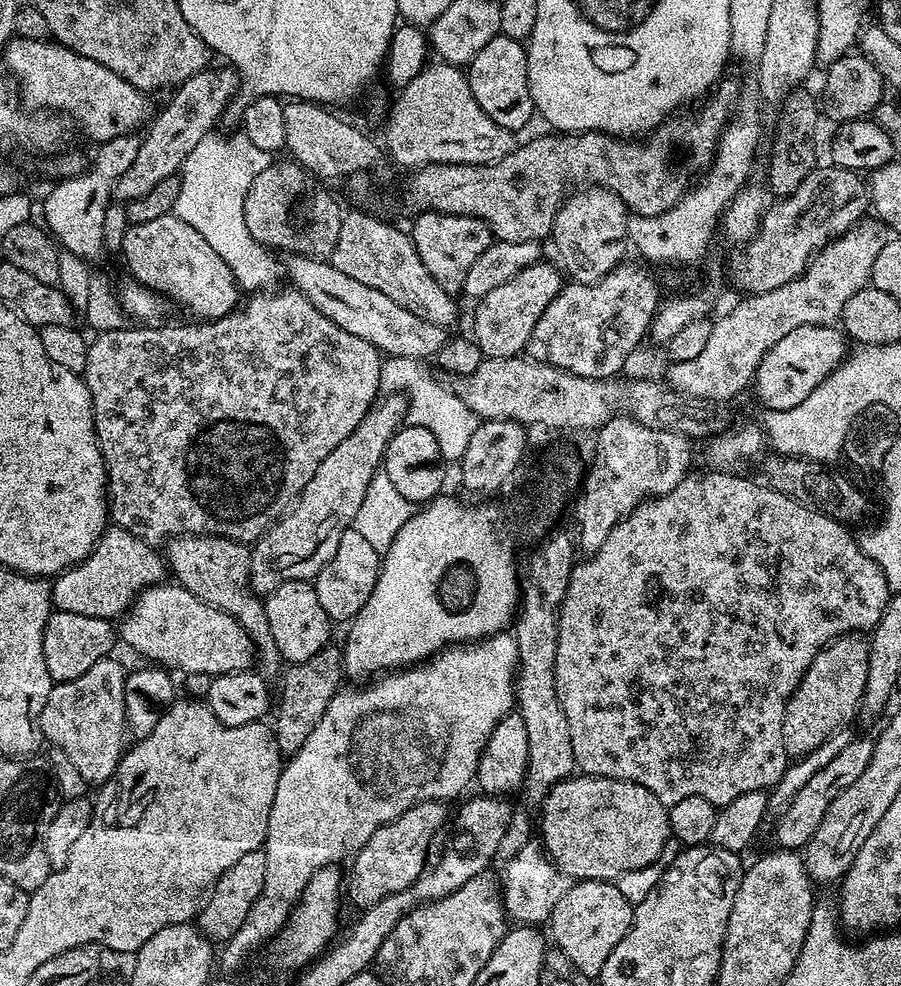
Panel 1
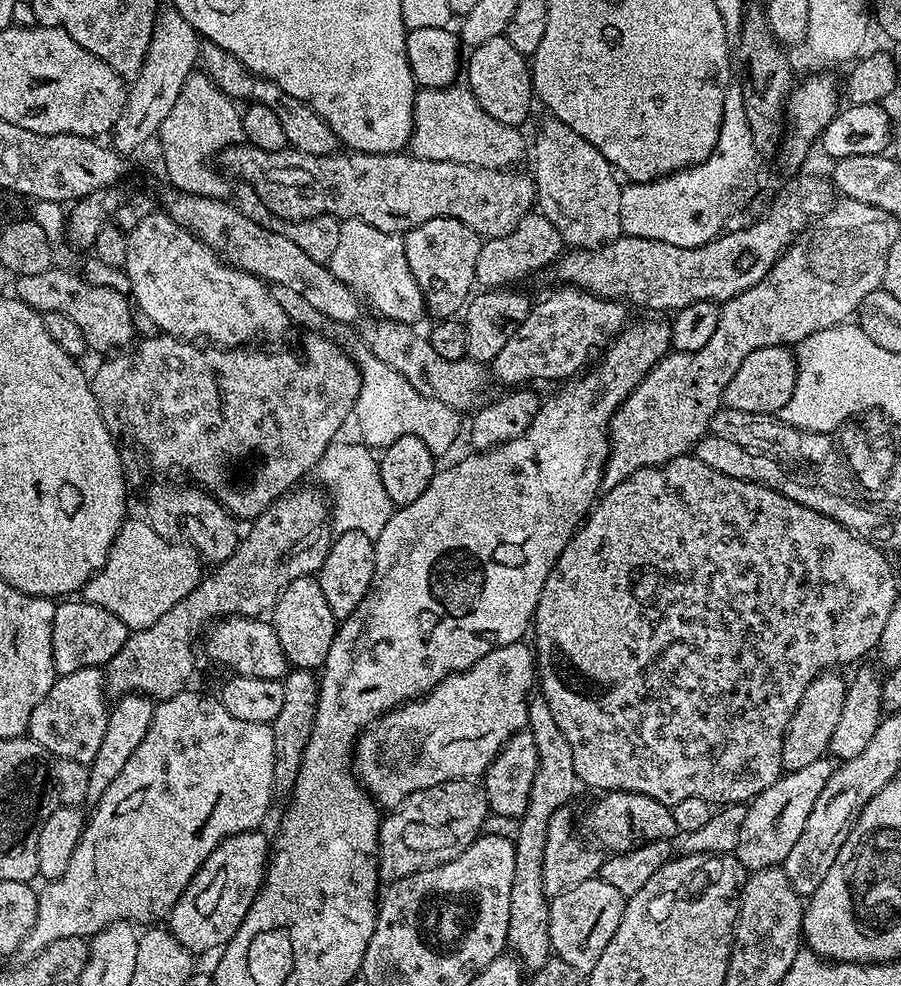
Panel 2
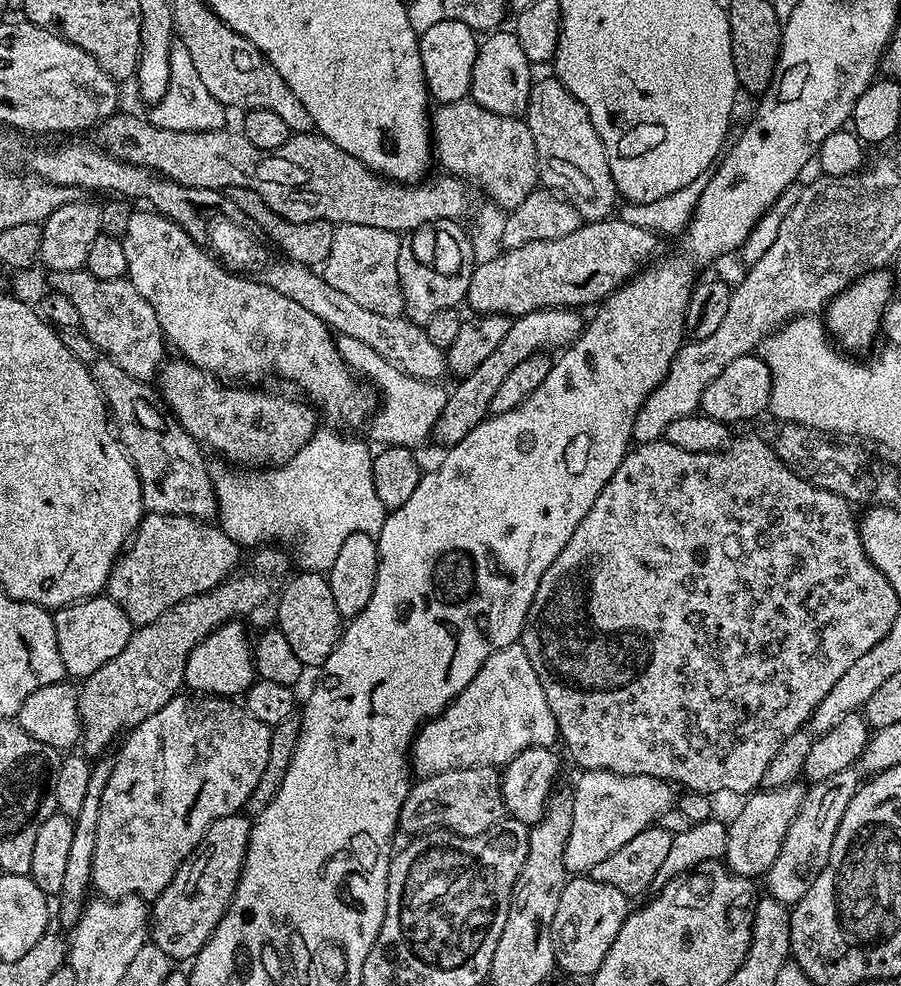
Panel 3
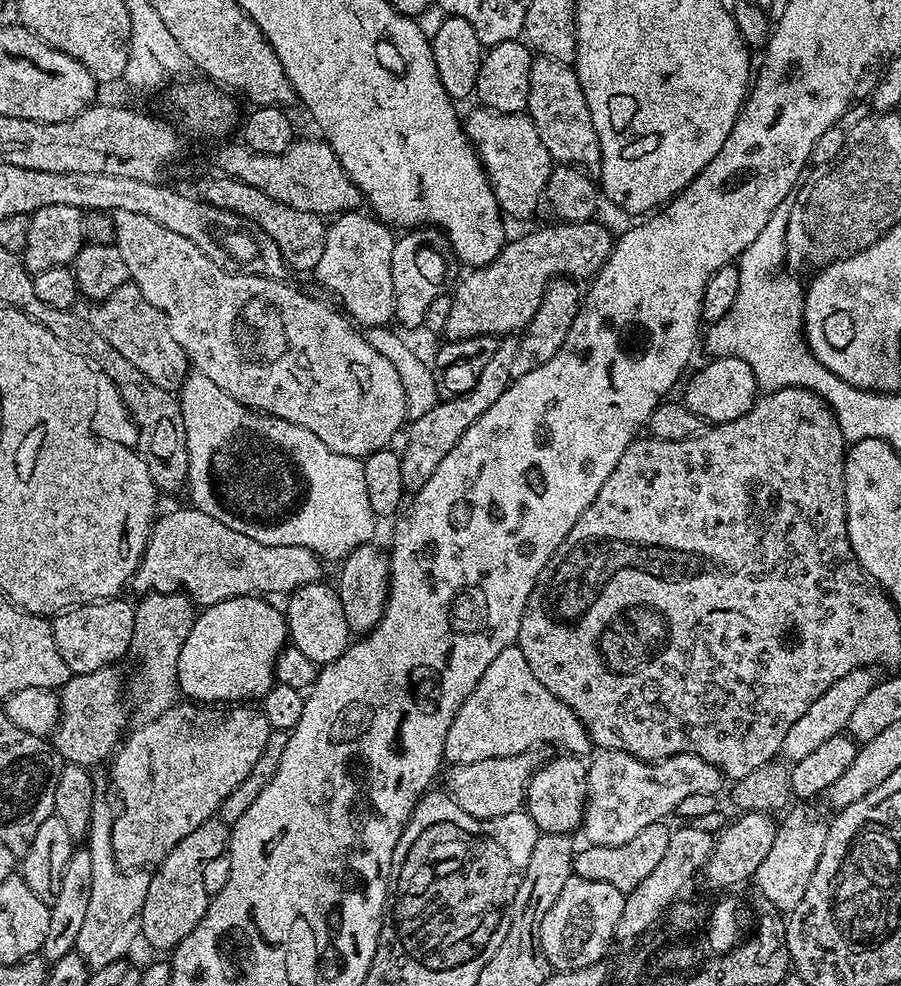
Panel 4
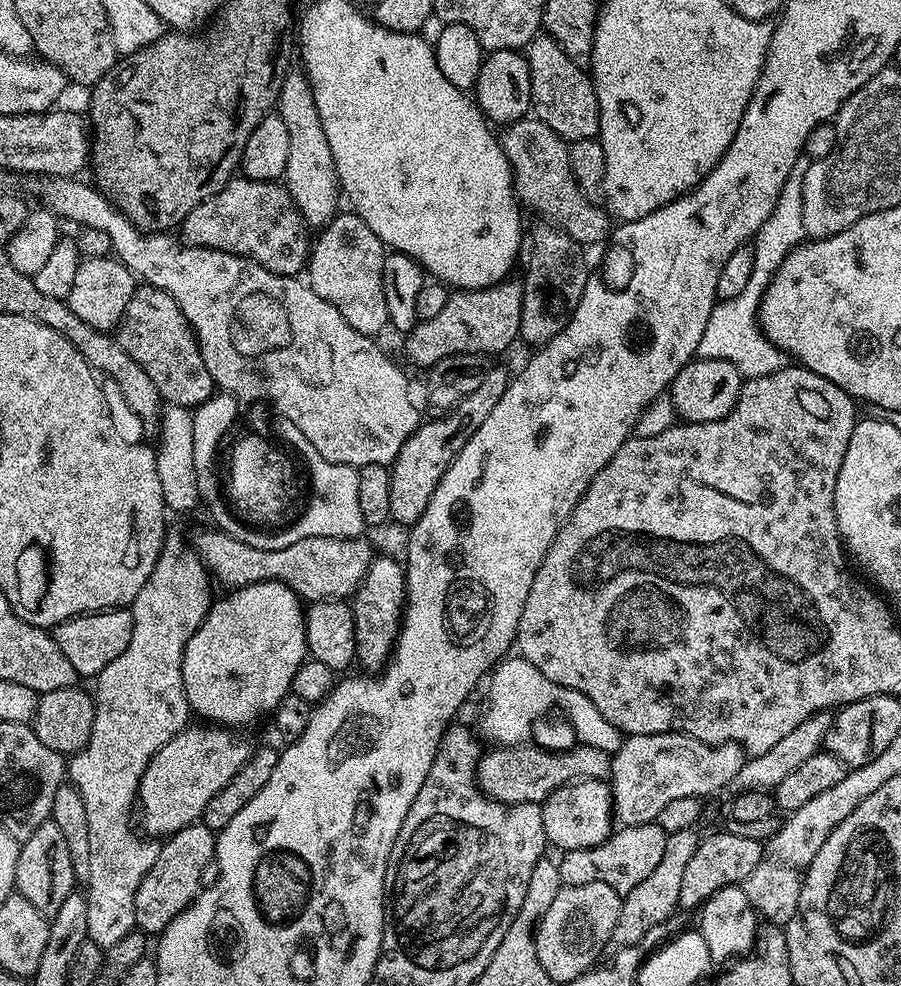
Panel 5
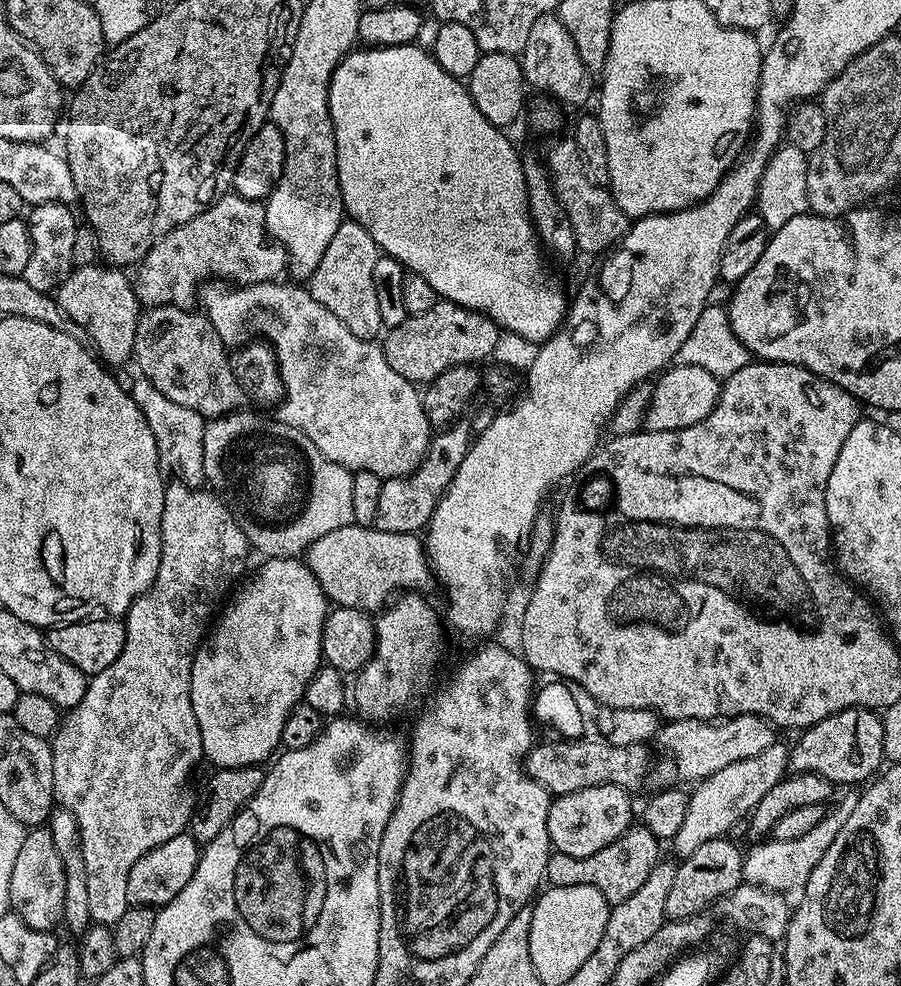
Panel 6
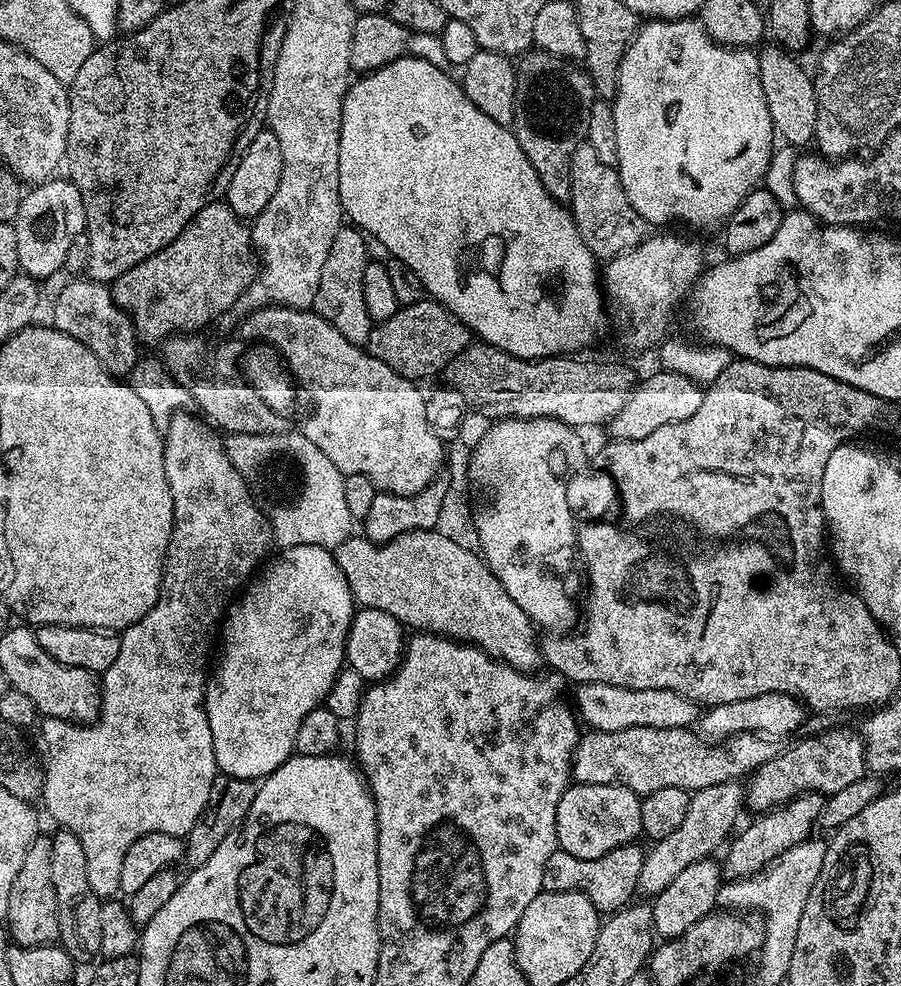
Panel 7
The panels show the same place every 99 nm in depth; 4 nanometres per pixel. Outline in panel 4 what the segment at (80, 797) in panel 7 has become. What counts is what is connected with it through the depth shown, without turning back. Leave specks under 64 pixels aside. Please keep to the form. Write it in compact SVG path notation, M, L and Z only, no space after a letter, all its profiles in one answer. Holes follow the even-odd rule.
M183 592L171 594L148 594L141 604L135 605L134 638L131 659L136 659L136 669L130 676L130 704L144 718L160 716L170 710L178 700L178 654L182 654L182 642L190 634L198 615L197 605L191 596ZM97 798L92 807L92 821L86 841L92 860L94 886L90 889L90 906L86 909L86 919L75 946L75 951L79 952L92 970L110 966L110 962L124 960L132 943L141 939L142 906L146 902L146 890L150 886L150 875L147 871L125 870L116 863L112 845L113 819L113 805L111 808L104 798Z

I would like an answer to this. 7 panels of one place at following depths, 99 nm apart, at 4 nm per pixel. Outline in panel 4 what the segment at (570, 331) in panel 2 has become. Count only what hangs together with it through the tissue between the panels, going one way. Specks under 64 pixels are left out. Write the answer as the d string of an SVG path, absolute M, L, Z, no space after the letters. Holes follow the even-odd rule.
M519 335L503 337L498 350L494 350L494 358L490 358L490 363L482 369L482 375L469 392L441 399L430 410L426 410L426 414L415 417L407 425L408 445L400 452L405 493L415 494L422 486L426 486L426 482L430 482L430 474L438 470L442 458L446 458L446 454L450 454L450 450L458 446L458 438L462 438L462 434L466 434L466 430L474 426L478 417L486 414L486 410L490 410L490 406L498 402L498 397L514 379L510 374L510 366L514 362L514 354L518 354L519 345Z

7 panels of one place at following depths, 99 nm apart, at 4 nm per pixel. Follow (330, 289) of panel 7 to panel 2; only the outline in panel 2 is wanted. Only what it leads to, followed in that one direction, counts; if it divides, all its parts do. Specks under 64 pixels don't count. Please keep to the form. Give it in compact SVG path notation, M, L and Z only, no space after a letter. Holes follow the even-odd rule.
M343 221L338 230L338 246L334 249L330 267L338 282L345 284L381 317L416 326L426 316L424 295L418 282L414 282L414 274L410 274L404 241L397 233L374 230L374 226L366 226L366 222Z

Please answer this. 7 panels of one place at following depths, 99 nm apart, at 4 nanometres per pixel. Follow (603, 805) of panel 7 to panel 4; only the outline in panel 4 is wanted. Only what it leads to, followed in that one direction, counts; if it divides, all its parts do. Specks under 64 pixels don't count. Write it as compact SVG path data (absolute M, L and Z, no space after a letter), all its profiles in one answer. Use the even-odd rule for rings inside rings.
M560 754L549 764L541 763L528 784L526 811L544 834L575 833L584 823L584 807L588 804L588 769L583 759Z

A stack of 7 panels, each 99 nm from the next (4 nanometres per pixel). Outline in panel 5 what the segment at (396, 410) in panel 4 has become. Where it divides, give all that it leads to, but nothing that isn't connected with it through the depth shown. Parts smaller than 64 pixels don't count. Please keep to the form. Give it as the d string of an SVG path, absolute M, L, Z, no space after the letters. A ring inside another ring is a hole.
M52 178L46 184L48 185L44 188L45 201L43 200L43 203L48 211L56 213L57 217L63 218L65 221L68 219L70 223L76 224L75 226L92 225L98 230L104 230L110 236L115 259L121 260L132 271L133 276L139 278L145 285L170 294L174 298L174 302L178 302L182 314L188 319L192 333L196 335L196 341L202 354L202 362L206 362L206 370L210 370L212 383L217 389L228 394L260 392L264 388L264 376L260 372L272 372L272 377L268 380L268 392L272 395L273 402L276 403L275 411L290 422L294 422L294 426L298 426L298 430L302 430L302 434L306 434L306 438L310 438L314 450L318 450L318 454L322 454L322 458L335 464L350 464L357 470L362 466L370 466L371 464L391 465L392 461L398 458L398 450L402 450L402 446L406 446L406 438L410 438L410 434L414 434L416 427L422 423L422 415L420 416L415 402L412 401L411 394L408 393L408 380L404 377L403 370L376 345L377 341L373 337L364 336L358 330L354 330L354 326L350 326L350 322L346 322L346 318L342 318L342 314L338 314L338 310L334 310L334 306L330 306L330 302L318 298L318 294L314 294L312 287L303 279L274 274L262 265L246 259L245 256L235 256L229 252L213 248L181 246L178 240L178 245L176 245L175 238L167 231L150 232L138 227L134 222L130 222L130 218L126 218L126 214L122 214L120 209L99 188L91 183L88 183L89 185L83 184L80 178Z

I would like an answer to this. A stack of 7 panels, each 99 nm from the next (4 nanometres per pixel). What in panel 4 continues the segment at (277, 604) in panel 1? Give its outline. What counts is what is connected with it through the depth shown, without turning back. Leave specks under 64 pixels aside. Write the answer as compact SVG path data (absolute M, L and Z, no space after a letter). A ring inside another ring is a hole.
M327 582L307 584L287 597L288 608L283 609L284 621L288 623L291 647L302 650L310 662L323 666L334 662L348 648L350 633L346 613L342 610L342 598L335 587Z

